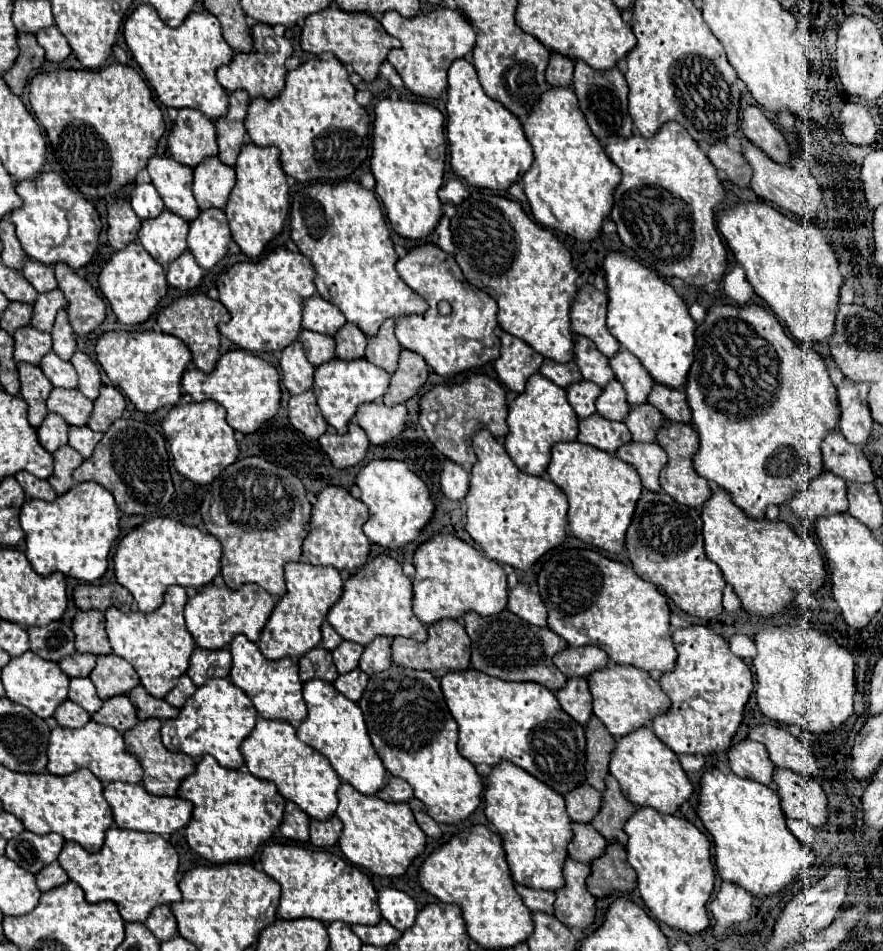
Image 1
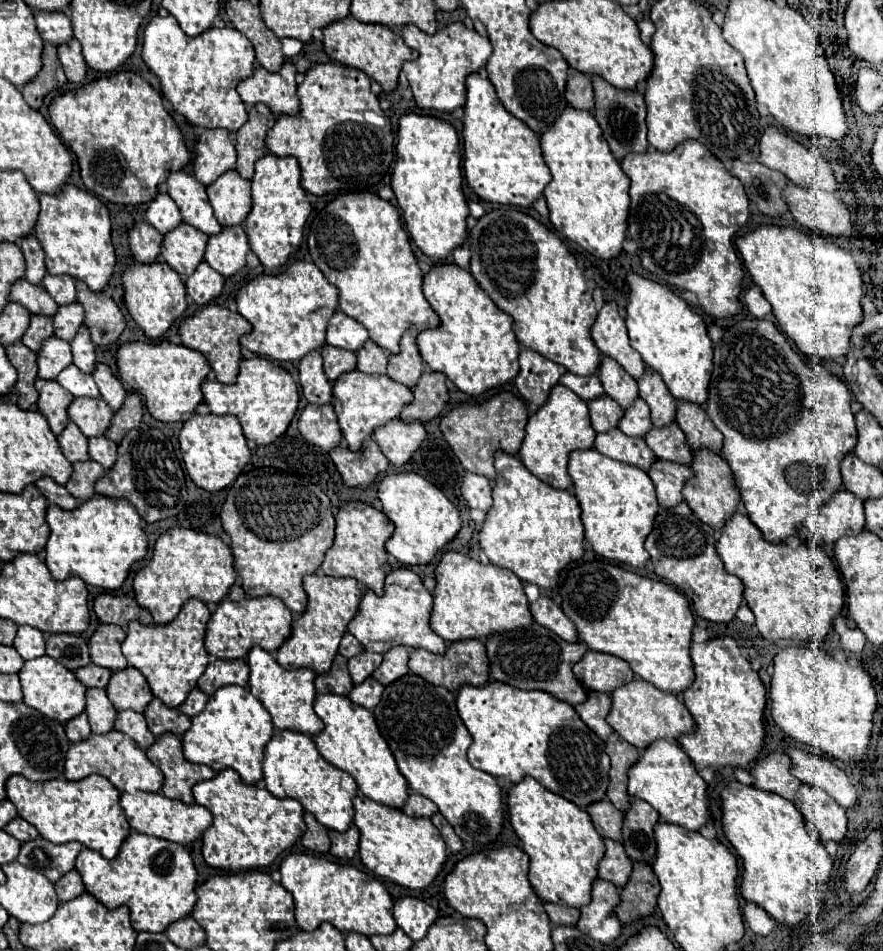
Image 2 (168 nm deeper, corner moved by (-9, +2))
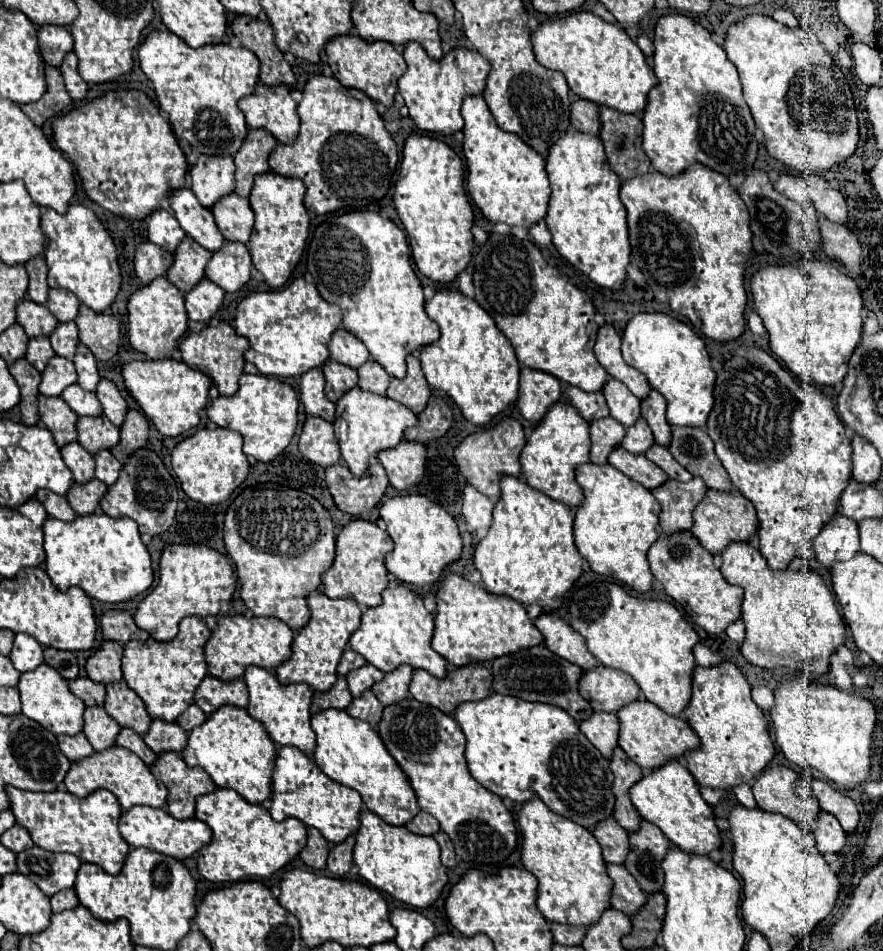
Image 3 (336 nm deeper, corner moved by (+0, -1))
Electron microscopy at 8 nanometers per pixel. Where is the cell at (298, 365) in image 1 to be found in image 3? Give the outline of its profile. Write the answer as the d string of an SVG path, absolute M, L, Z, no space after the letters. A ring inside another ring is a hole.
M322 368L308 370L300 376L300 400L306 408L306 414L320 416L328 422L334 422L336 404L330 402L324 394L324 374Z

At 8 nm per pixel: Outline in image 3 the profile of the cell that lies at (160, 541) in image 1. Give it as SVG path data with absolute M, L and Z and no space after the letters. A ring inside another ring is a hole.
M172 544L162 552L160 558L160 582L150 590L144 602L138 606L134 616L136 626L150 632L158 642L170 642L178 634L178 624L186 616L216 616L222 602L230 602L236 590L236 576L232 562L208 548L198 544Z

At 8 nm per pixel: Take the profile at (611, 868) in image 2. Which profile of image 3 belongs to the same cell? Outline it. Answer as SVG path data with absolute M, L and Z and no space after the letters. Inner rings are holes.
M608 864L608 874L614 880L612 908L616 908L622 914L628 914L632 918L632 914L636 914L636 910L640 910L640 906L644 906L646 894L642 892L638 882L632 878L632 874L624 866Z

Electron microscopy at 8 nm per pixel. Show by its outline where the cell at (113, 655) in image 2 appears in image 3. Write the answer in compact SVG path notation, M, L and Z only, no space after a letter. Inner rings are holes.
M102 642L102 646L88 658L86 672L88 678L100 684L112 684L122 680L122 652L118 642Z

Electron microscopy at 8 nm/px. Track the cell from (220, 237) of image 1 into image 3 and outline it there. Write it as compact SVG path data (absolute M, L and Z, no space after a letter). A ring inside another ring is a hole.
M224 242L224 246L212 254L206 276L226 292L238 292L250 282L252 260L248 248L240 242Z

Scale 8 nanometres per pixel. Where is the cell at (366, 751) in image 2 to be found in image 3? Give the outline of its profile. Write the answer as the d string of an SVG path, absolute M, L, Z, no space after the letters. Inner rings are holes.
M322 710L312 716L312 730L316 732L318 742L314 752L318 768L334 782L360 792L370 812L392 826L406 826L420 812L408 776L386 752L386 746L368 722L358 722L344 710Z

